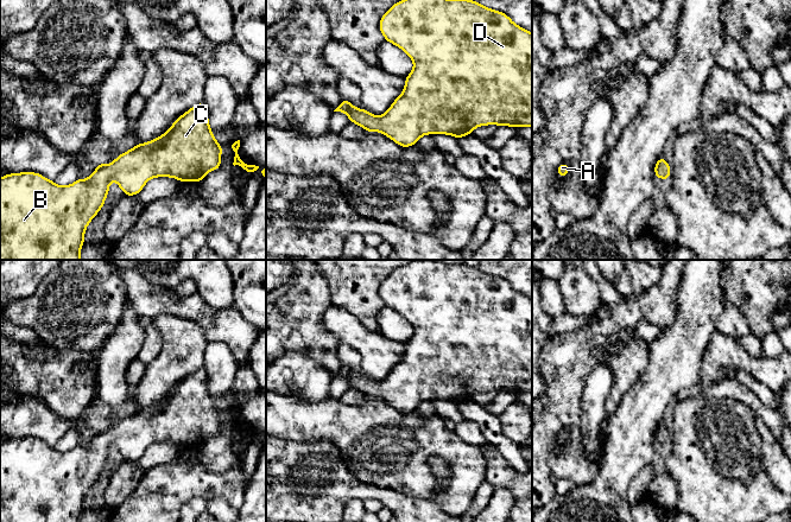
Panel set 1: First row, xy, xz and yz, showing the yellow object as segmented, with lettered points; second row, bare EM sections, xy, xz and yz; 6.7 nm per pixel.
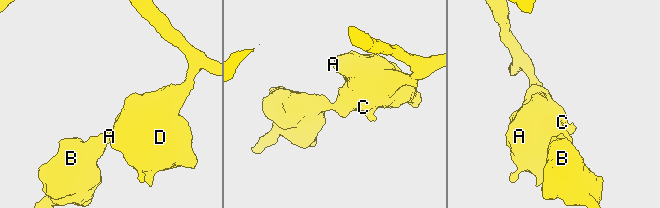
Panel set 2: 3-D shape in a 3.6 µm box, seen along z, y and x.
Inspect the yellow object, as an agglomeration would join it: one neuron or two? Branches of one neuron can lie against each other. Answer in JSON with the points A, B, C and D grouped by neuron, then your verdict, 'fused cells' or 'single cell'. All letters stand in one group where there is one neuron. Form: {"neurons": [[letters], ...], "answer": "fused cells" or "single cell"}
{"neurons": [["A", "B", "C", "D"]], "answer": "single cell"}

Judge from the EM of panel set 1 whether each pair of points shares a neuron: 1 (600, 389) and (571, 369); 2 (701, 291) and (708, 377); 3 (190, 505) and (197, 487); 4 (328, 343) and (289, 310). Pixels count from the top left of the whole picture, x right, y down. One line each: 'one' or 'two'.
1: two
2: two
3: two
4: one

